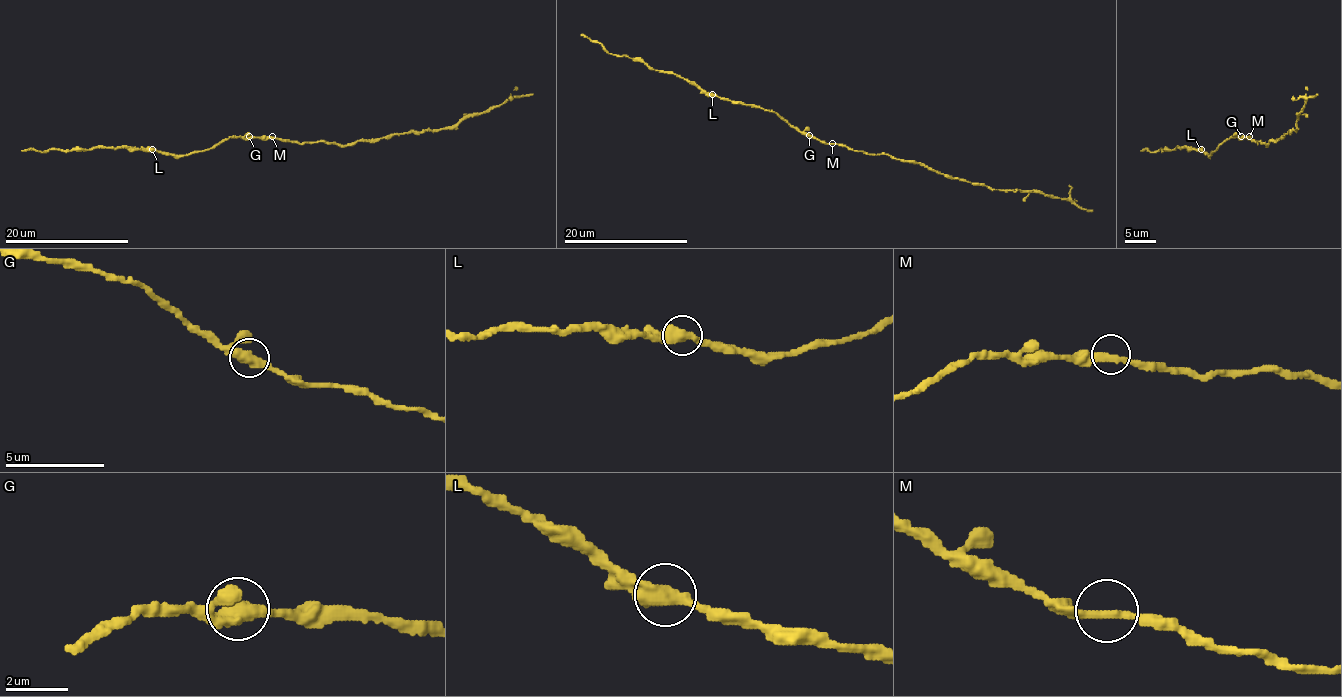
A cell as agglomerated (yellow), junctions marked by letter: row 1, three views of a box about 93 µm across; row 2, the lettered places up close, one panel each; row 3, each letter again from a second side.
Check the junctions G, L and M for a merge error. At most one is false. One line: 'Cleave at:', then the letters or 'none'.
Cleave at: none

